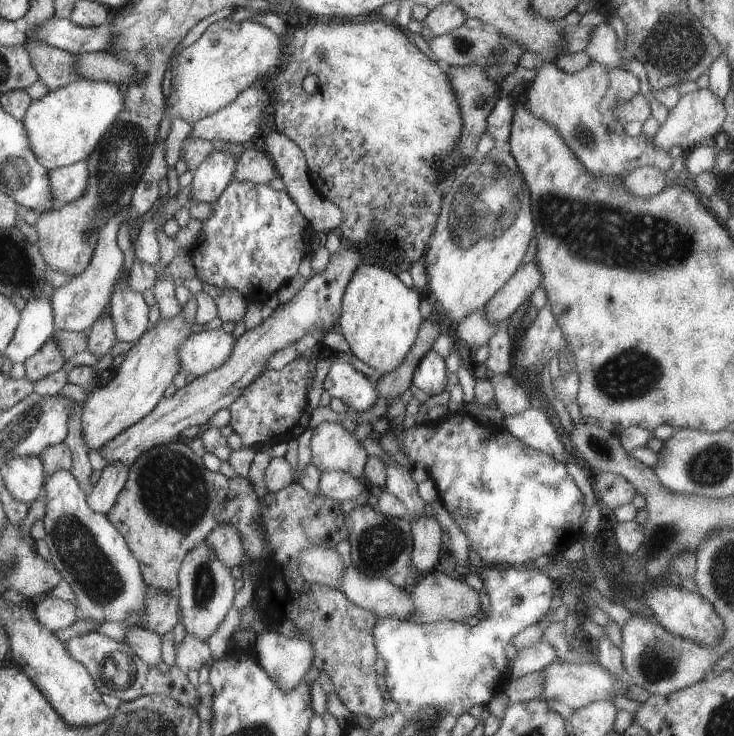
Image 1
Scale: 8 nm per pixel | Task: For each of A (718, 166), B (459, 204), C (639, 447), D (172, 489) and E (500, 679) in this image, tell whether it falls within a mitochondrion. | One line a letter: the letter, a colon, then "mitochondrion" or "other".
A: other
B: mitochondrion
C: other
D: mitochondrion
E: other

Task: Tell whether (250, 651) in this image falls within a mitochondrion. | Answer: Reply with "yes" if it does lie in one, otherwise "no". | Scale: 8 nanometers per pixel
no

